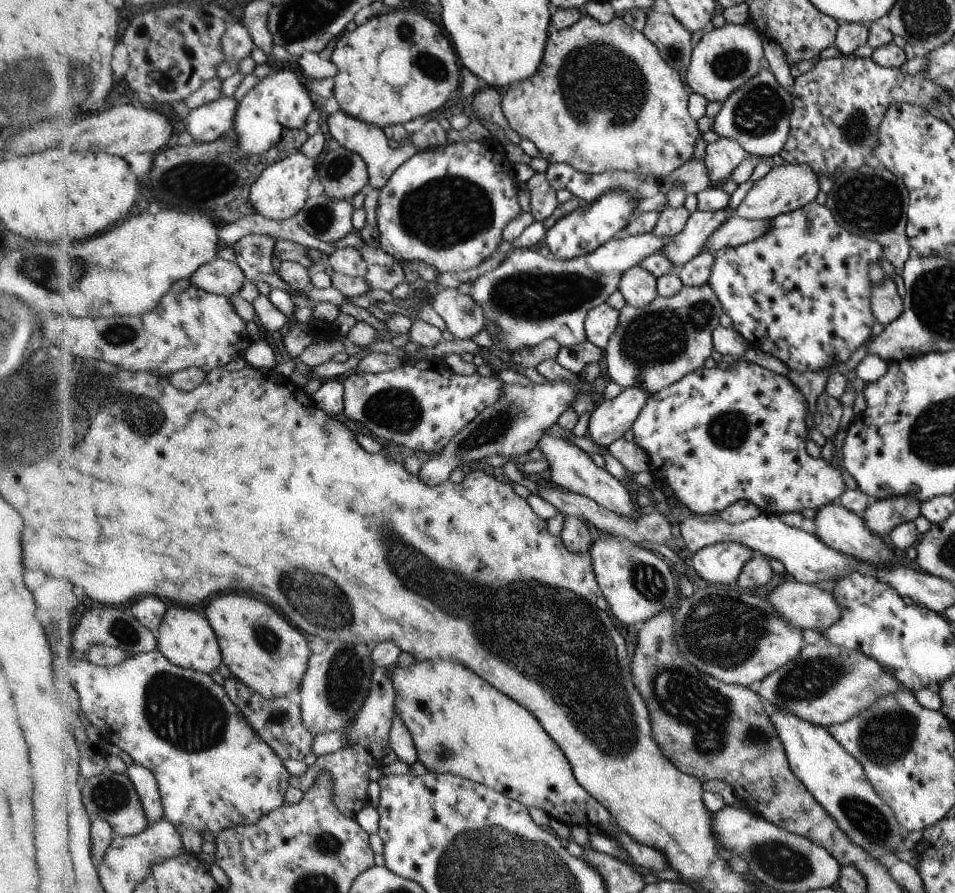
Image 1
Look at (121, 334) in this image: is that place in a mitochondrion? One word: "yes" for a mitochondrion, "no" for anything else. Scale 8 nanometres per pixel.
yes

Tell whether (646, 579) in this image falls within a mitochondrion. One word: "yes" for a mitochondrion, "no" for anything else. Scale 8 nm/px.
yes

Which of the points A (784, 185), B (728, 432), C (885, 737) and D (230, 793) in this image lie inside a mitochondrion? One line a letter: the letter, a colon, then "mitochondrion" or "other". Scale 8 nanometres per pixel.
A: other
B: mitochondrion
C: mitochondrion
D: other

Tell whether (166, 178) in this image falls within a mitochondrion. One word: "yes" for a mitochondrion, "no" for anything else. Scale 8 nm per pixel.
yes

